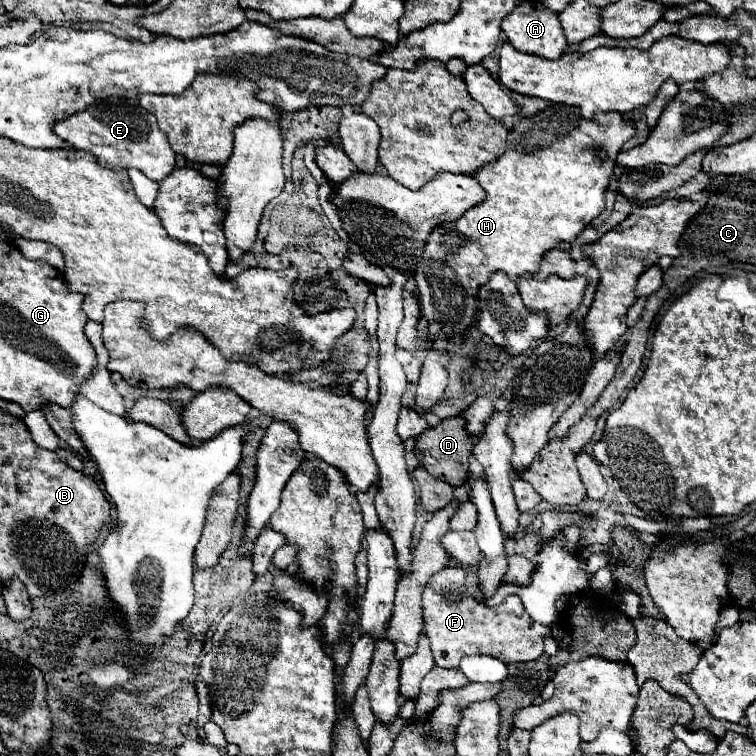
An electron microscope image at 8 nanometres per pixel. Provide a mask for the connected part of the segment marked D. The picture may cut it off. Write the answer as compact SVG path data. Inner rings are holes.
M445 418L437 426L427 428L419 438L415 438L415 456L419 458L419 464L435 478L441 478L449 482L451 486L465 484L467 468L469 468L469 454L473 452L473 442L469 440L469 434L465 432L465 418Z

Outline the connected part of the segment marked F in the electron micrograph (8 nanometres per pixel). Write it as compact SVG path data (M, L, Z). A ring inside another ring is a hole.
M445 566L429 578L423 594L423 622L425 634L431 640L431 650L437 666L459 668L465 656L493 656L505 664L531 662L543 654L543 636L549 632L547 626L537 624L523 608L519 596L511 594L497 608L479 606L473 596L467 596L465 570Z

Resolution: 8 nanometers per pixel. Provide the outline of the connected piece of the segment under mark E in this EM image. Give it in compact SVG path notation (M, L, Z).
M117 96L103 98L83 112L73 114L55 124L55 134L69 142L75 150L87 150L97 156L97 162L111 170L137 168L151 180L161 182L175 168L175 152L167 136L159 130L157 118L139 106L137 100Z

